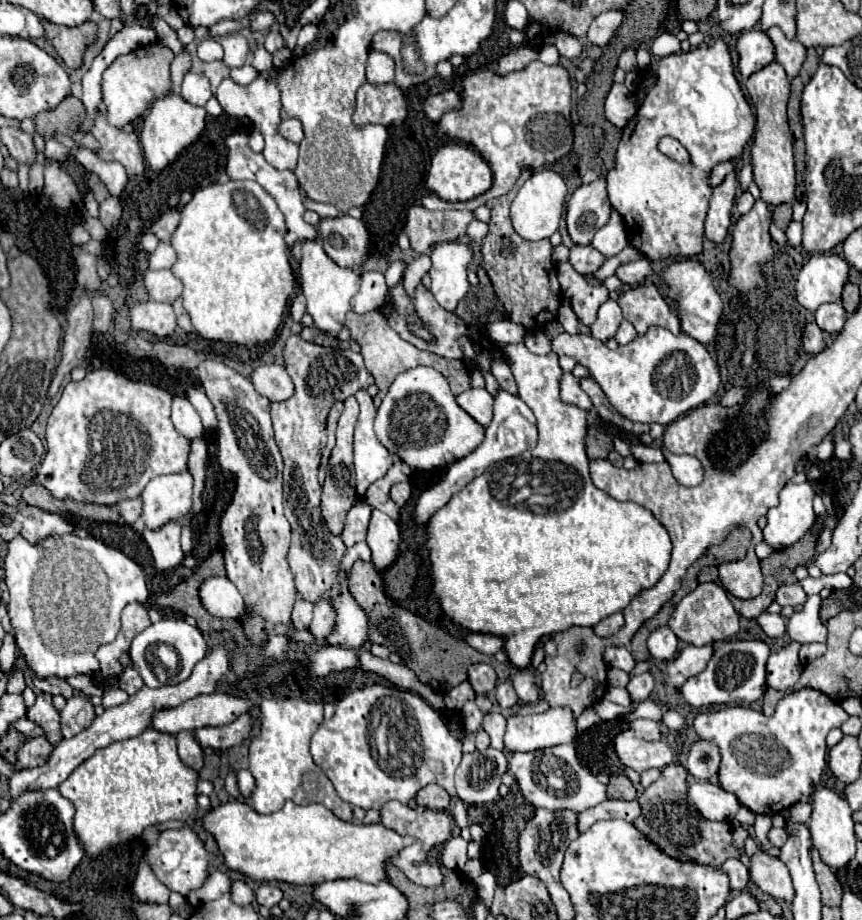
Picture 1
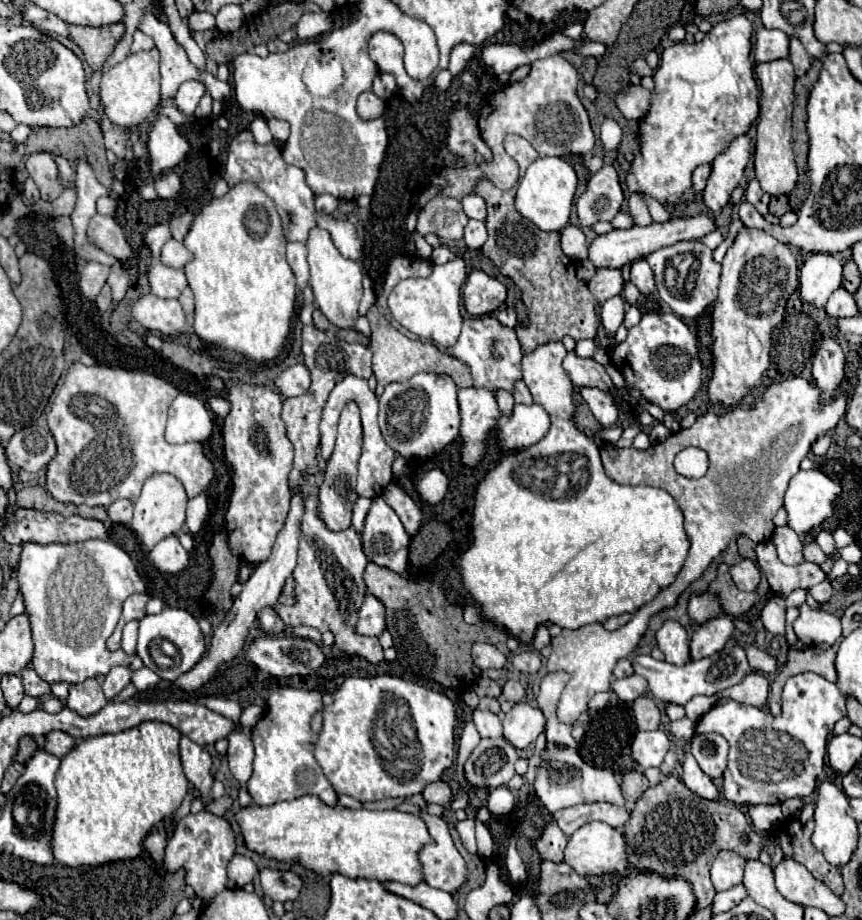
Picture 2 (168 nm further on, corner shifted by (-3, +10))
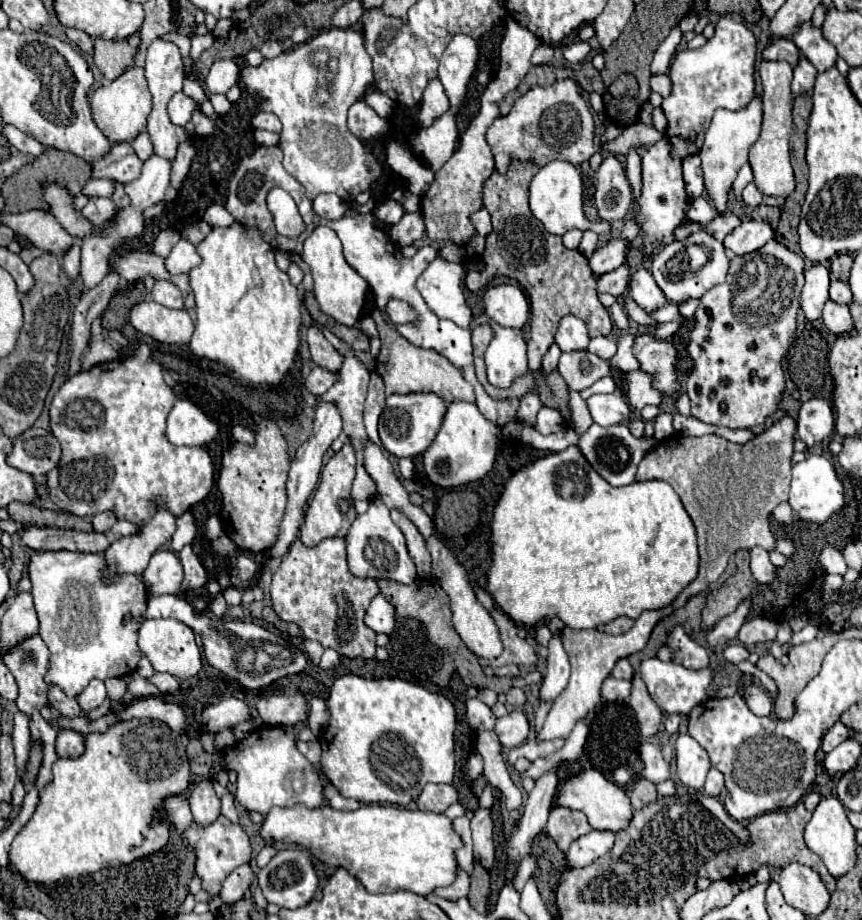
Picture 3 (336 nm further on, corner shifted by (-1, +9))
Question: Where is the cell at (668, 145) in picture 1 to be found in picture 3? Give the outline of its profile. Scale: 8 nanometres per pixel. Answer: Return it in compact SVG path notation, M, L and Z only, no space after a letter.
M699 155L685 157L683 161L683 177L685 177L685 187L687 193L695 199L703 193L703 173L701 173L701 159Z

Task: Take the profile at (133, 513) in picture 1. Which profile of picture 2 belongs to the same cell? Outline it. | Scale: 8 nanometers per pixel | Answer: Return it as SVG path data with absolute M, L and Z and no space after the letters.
M117 500L117 502L113 502L109 508L107 508L107 512L109 512L109 518L113 520L113 522L119 522L119 524L129 524L131 522L131 518L133 518L133 502L131 500Z

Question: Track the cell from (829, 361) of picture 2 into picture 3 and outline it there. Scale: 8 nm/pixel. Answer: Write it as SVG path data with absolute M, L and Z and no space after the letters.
M817 395L801 405L797 417L797 435L807 447L823 443L823 439L833 433L833 425L833 411L823 395Z

